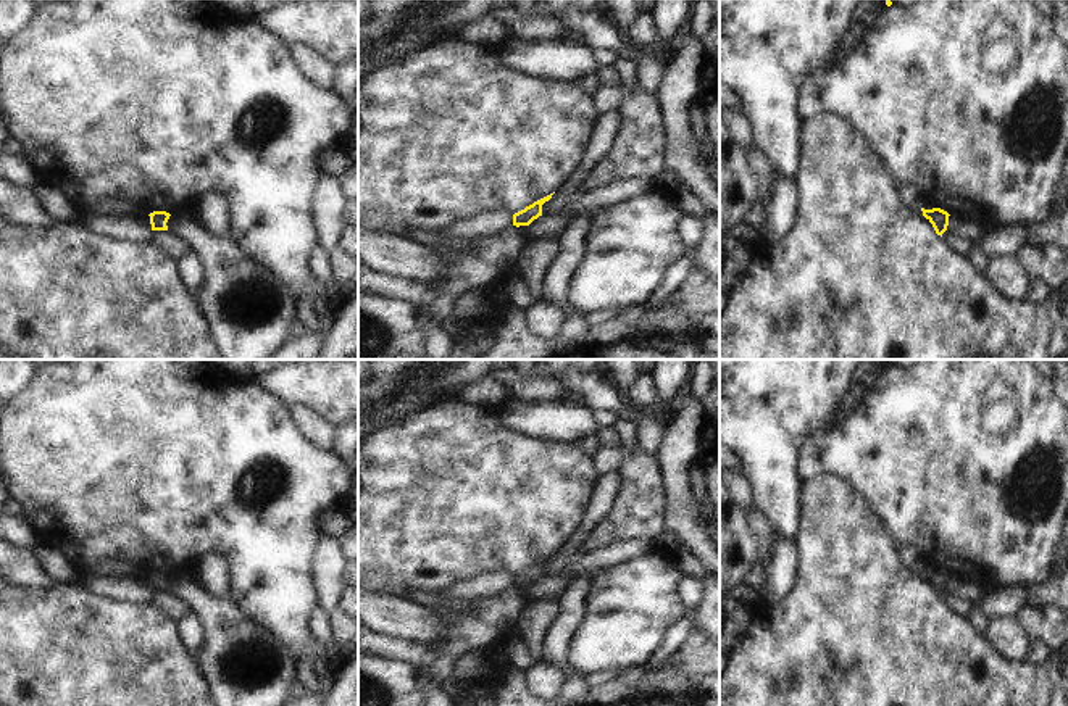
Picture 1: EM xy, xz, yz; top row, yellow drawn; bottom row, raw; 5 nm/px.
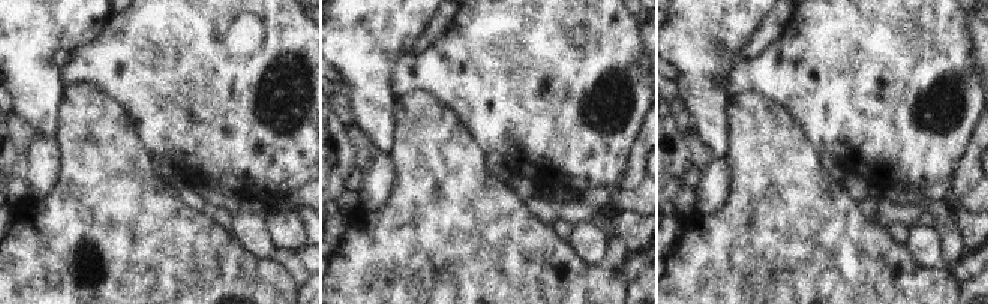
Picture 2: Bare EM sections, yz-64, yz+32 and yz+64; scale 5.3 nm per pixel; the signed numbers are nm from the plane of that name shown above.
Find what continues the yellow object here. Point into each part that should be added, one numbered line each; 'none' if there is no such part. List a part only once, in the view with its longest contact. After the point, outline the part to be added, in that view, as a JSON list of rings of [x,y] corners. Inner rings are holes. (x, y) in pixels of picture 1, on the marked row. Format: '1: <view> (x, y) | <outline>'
none

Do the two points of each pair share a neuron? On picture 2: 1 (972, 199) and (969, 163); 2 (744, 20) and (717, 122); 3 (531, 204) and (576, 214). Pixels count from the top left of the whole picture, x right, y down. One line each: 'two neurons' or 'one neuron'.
1: two neurons
2: one neuron
3: one neuron

